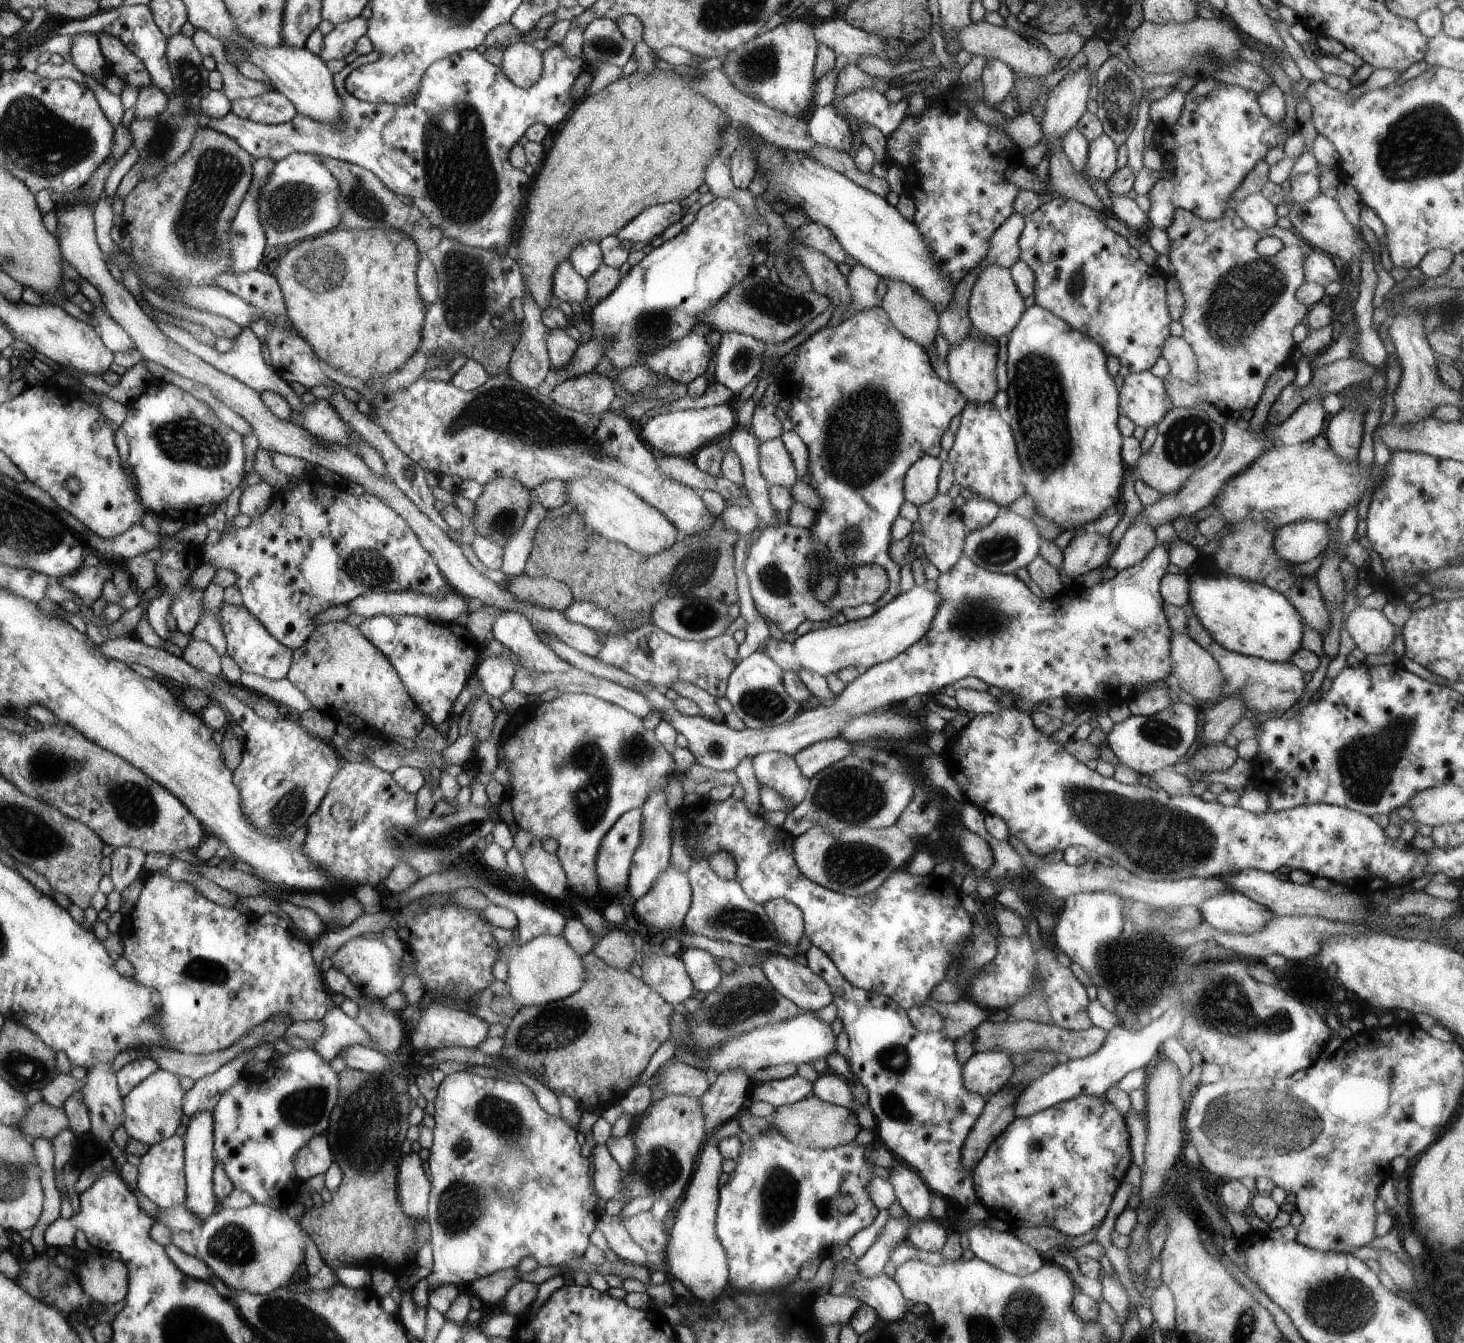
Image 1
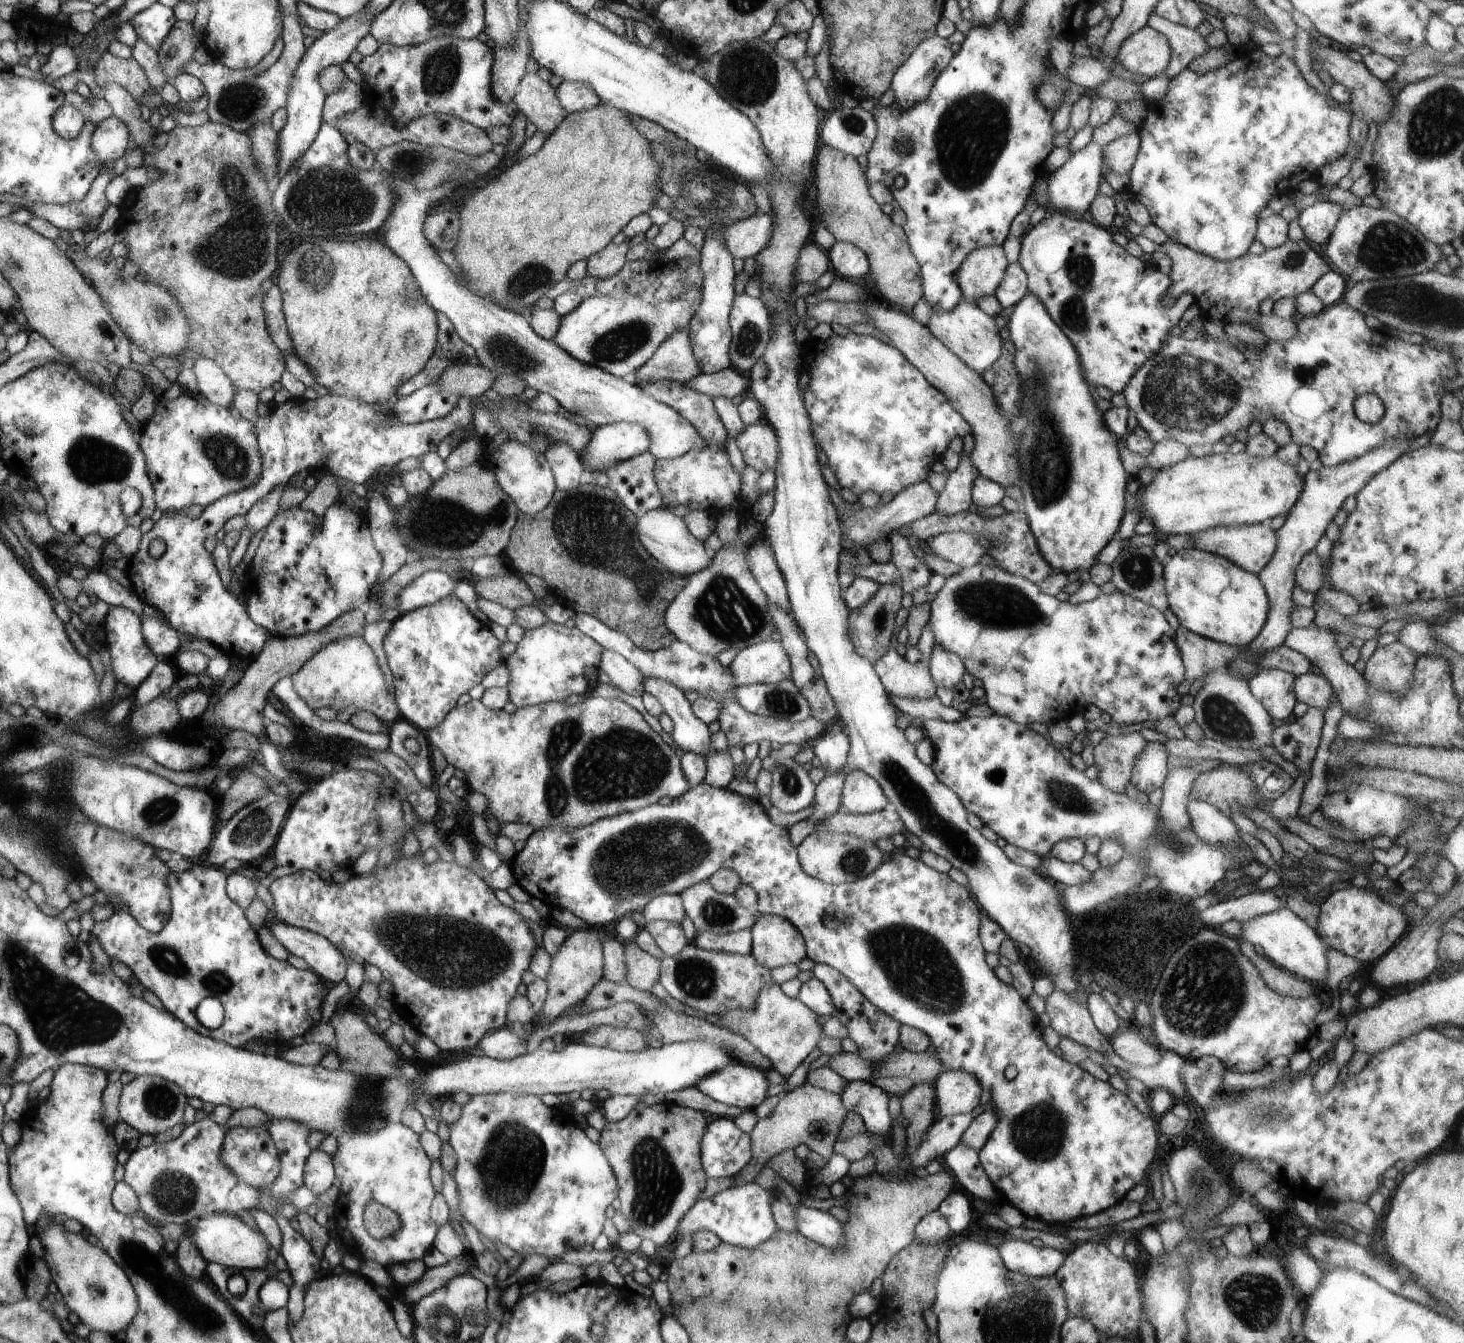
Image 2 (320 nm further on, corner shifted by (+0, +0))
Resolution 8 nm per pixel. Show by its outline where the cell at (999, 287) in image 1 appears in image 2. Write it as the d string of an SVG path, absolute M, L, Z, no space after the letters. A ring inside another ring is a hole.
M1002 245L975 248L957 270L962 294L974 304L981 296L993 295L1008 265Z

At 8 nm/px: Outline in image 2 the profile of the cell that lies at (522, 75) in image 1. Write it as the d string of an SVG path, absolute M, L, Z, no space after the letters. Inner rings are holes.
M526 73L519 84L519 91L514 95L514 104L517 110L522 111L528 118L528 122L532 122L537 130L544 133L547 137L551 135L556 127L566 118L567 112L559 103L556 96L555 88L552 88L549 81L544 81L537 73Z

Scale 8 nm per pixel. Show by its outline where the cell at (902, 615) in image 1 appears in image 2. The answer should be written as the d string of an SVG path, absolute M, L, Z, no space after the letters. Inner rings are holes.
M770 639L739 651L729 664L736 687L779 683L791 674L791 660L786 654L782 642Z

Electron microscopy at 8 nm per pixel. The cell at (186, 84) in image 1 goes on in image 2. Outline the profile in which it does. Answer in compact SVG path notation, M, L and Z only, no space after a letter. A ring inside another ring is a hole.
M177 20L161 46L156 49L164 74L169 80L184 72L182 67L192 60L198 46L192 40L194 32L191 21Z

